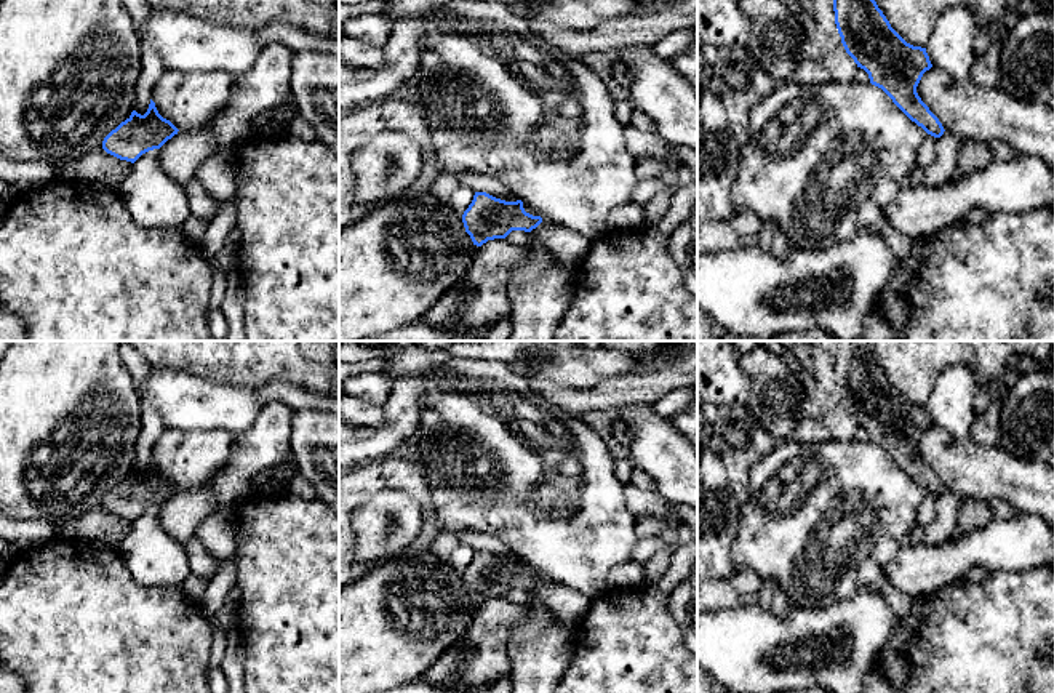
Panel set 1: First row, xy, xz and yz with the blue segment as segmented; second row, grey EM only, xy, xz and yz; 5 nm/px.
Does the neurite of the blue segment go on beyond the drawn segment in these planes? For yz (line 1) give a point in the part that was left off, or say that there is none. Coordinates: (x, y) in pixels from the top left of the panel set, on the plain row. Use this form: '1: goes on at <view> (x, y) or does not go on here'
1: does not go on here

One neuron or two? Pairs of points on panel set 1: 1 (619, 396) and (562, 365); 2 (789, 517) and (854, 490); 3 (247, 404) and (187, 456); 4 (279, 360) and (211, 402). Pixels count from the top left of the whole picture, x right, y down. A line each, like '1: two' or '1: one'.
1: two
2: one
3: two
4: two

